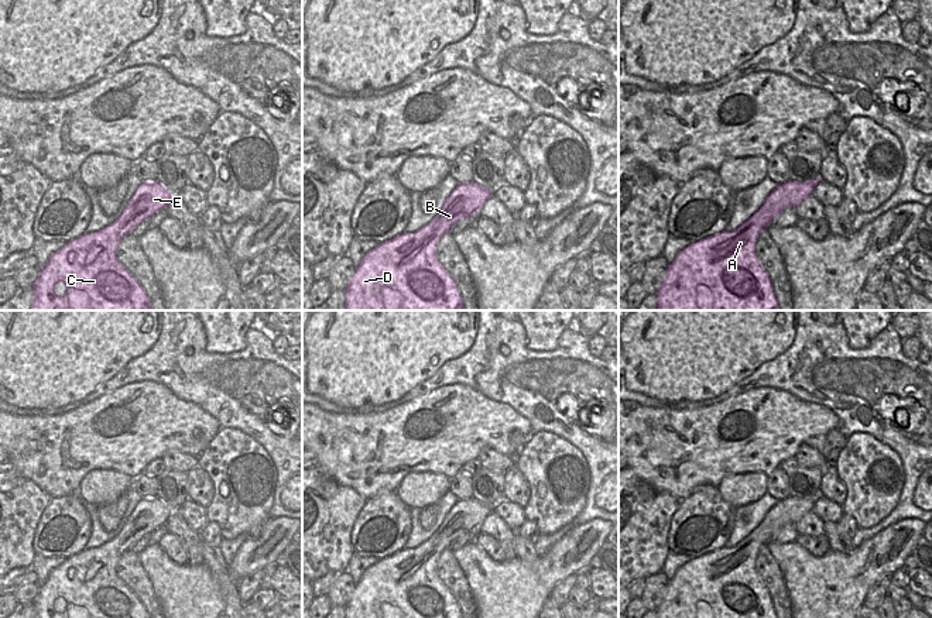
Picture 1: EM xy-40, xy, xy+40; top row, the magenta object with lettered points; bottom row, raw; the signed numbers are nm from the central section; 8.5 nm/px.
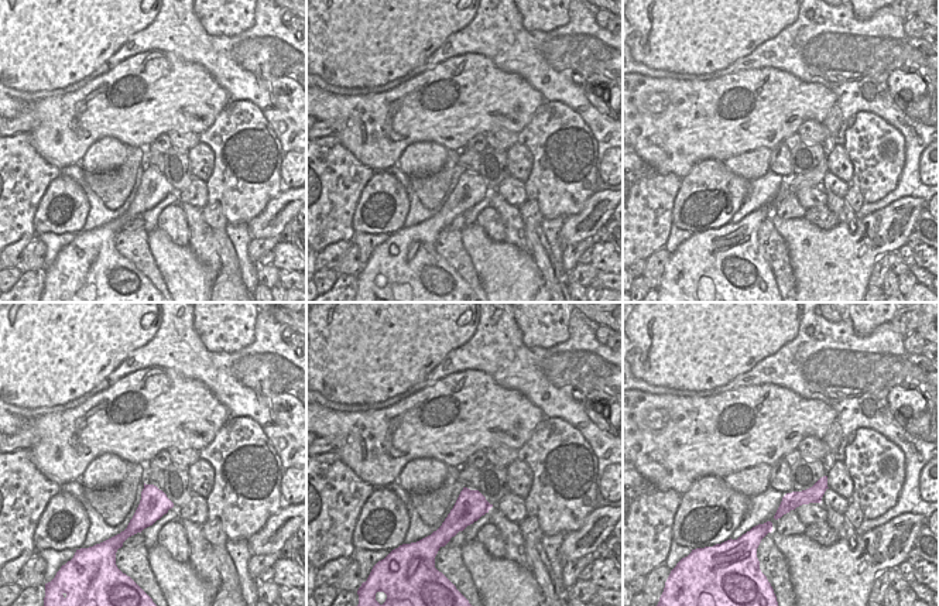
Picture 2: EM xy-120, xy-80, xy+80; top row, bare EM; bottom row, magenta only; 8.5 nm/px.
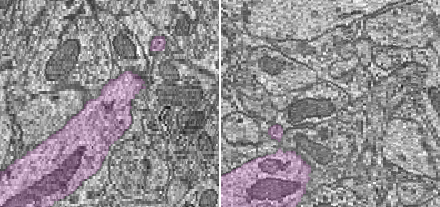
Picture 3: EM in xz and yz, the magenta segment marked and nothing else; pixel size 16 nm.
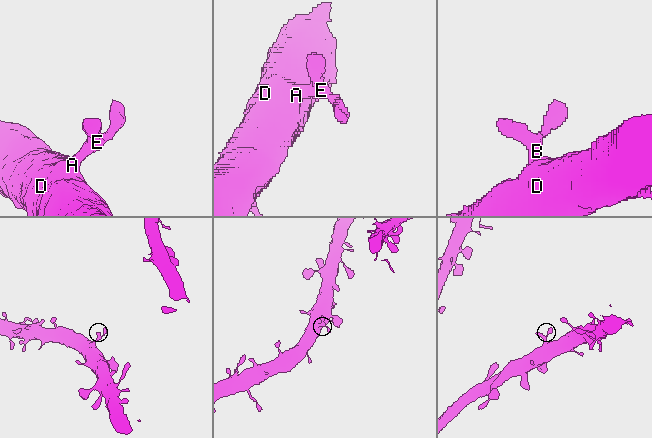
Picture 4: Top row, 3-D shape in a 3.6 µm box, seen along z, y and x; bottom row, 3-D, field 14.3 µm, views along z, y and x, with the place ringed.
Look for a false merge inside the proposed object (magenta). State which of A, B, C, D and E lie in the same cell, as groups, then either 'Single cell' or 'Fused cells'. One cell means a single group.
Groups: A B C D E. Single cell

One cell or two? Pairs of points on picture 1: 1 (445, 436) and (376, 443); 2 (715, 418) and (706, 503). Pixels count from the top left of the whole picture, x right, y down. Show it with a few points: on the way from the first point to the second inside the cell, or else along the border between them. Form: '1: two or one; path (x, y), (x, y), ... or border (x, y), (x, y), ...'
1: one; path (428, 439), (393, 443)
2: two; border (716, 486), (701, 484), (681, 501)

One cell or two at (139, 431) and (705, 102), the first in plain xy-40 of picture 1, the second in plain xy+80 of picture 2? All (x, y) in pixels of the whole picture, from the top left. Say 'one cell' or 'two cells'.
one cell

